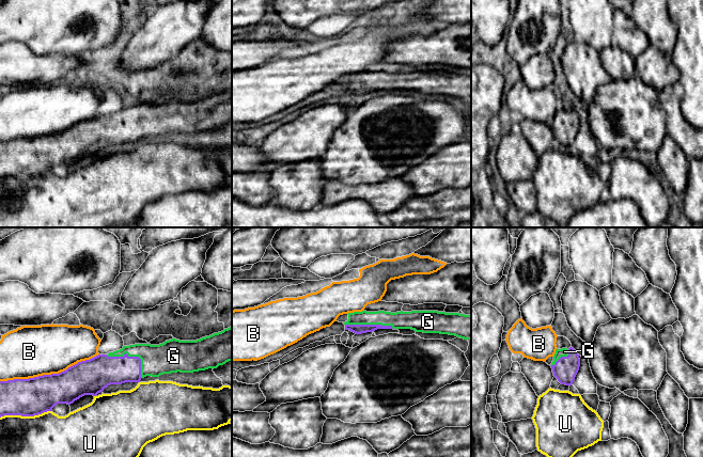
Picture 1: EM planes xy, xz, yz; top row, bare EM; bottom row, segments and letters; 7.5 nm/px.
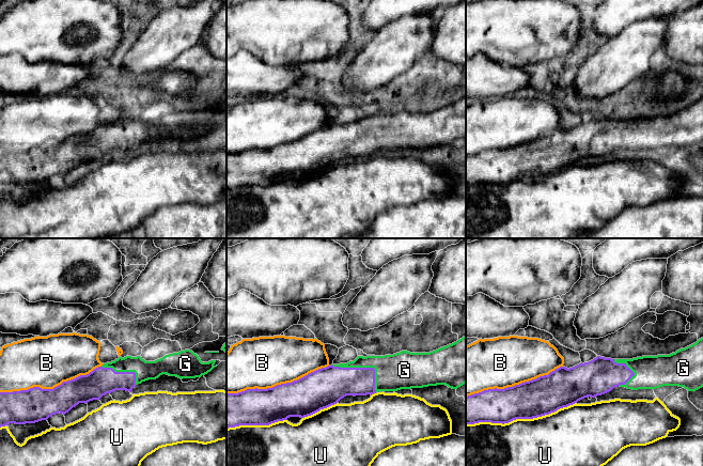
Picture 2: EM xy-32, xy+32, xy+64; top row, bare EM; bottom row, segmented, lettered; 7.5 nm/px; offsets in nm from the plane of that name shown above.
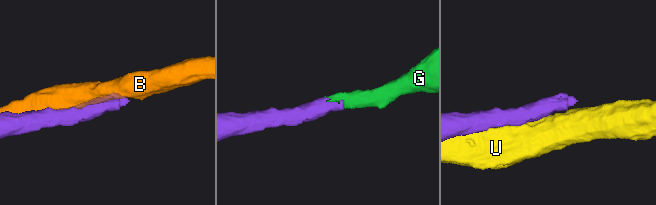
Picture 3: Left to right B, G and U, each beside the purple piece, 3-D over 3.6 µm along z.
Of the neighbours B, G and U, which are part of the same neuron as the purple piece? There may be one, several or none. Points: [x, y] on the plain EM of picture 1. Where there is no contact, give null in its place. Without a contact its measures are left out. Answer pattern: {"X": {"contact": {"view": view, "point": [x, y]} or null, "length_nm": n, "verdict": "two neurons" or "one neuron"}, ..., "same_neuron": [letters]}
{"B": {"contact": {"view": "xy", "point": [49, 136]}, "length_nm": 750, "verdict": "two neurons"}, "G": {"contact": {"view": "xy", "point": [133, 117]}, "length_nm": 320, "verdict": "one neuron"}, "U": {"contact": {"view": "xy", "point": [26, 176]}, "length_nm": 400, "verdict": "two neurons"}, "same_neuron": ["G"]}

